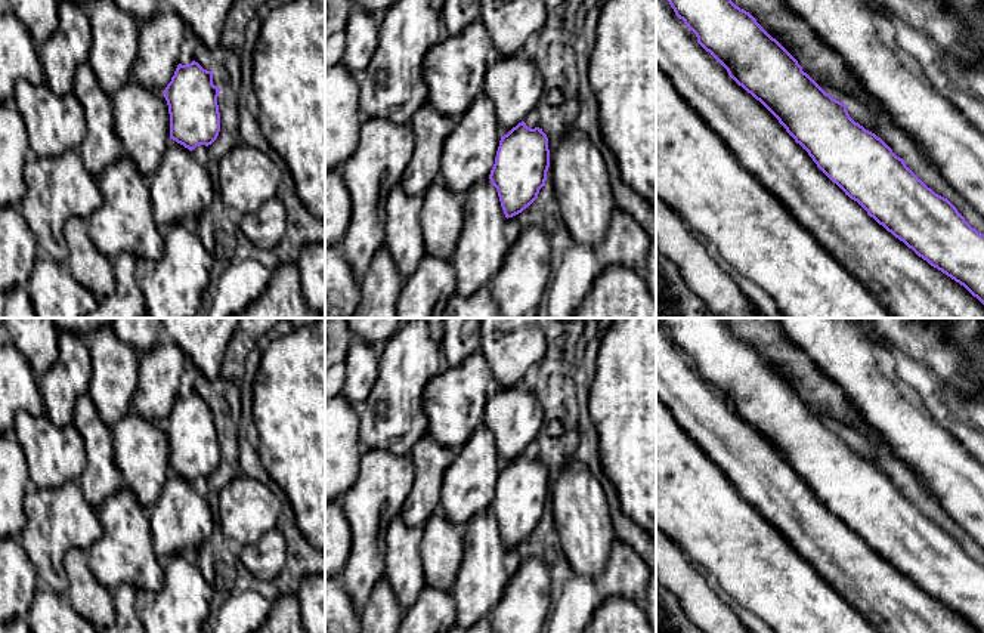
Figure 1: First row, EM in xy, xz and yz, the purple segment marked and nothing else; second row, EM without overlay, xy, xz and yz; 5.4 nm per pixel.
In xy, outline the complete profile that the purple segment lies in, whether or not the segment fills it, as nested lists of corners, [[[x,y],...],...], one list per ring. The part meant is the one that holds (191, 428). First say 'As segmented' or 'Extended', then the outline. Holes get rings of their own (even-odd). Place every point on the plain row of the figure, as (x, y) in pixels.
As segmented. [[[198,393],[179,395],[164,422],[170,445],[170,470],[189,482],[211,476],[220,463],[217,427],[213,402]]]

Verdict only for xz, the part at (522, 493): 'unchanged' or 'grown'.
unchanged

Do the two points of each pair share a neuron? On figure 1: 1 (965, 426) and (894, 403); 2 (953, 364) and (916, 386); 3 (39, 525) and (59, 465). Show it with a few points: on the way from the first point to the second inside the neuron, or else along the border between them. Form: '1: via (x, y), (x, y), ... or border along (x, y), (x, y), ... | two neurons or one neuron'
1: border along (906, 391), (955, 439) | two neurons
2: border along (906, 355), (924, 363), (944, 383), (964, 395) | two neurons
3: border along (77, 479), (68, 479), (55, 487), (31, 487) | two neurons

